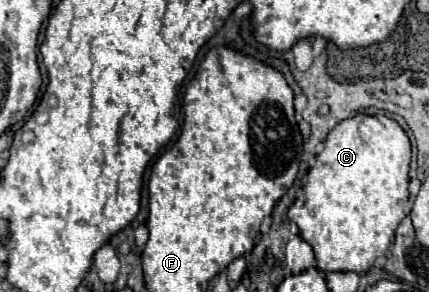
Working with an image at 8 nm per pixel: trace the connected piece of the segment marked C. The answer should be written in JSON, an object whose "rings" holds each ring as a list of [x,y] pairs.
{"rings":[[[358,114],[342,120],[326,138],[324,150],[308,172],[308,182],[297,191],[296,202],[288,210],[290,222],[300,230],[300,238],[314,250],[320,272],[368,272],[376,258],[384,256],[396,226],[408,214],[408,164],[410,140],[398,122],[388,116]]]}

